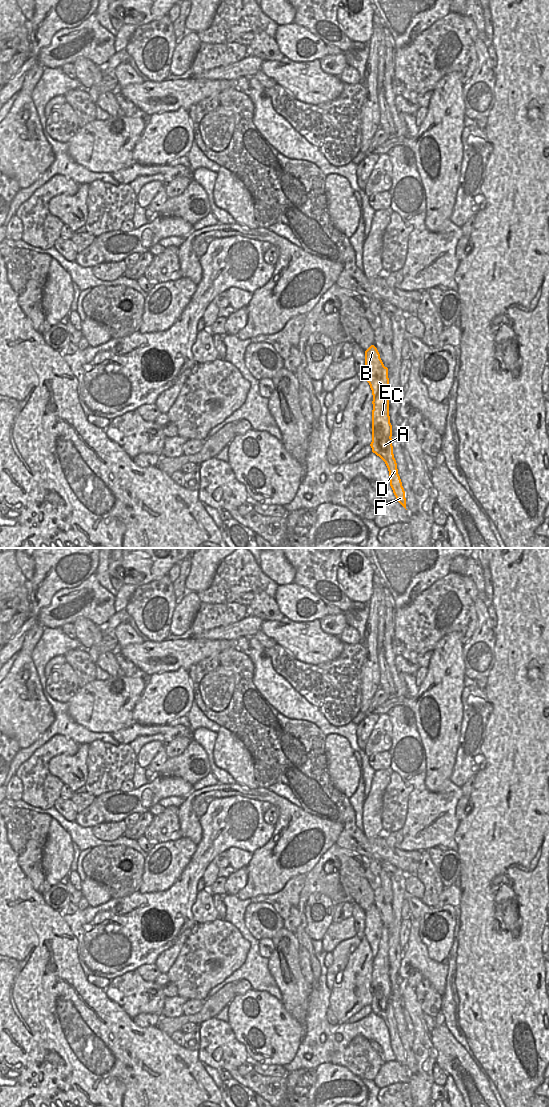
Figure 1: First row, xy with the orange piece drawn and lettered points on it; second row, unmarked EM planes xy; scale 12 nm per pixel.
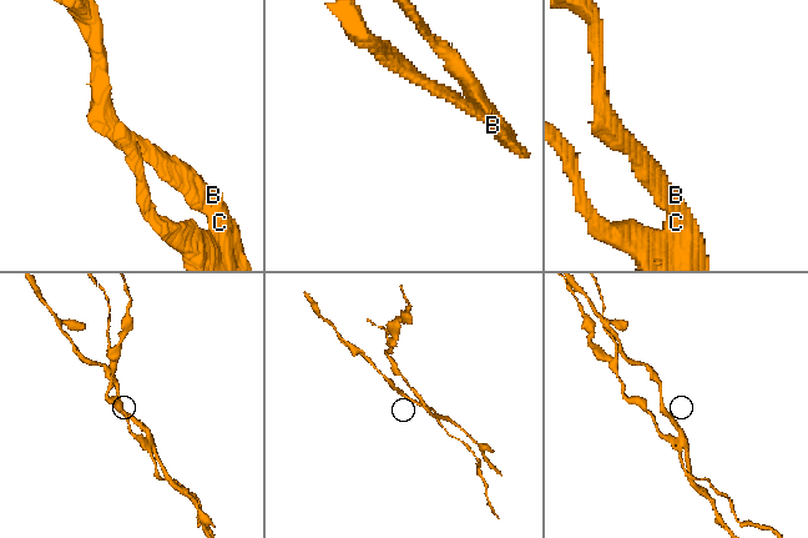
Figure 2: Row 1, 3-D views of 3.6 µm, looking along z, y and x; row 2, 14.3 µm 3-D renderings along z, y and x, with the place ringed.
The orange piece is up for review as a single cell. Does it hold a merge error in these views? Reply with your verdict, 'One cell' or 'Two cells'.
Two cells.

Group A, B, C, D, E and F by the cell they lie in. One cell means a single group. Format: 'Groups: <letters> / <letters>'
Groups: A D F / B C E.

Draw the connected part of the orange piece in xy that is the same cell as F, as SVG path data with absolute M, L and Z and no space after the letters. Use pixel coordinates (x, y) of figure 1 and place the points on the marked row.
M373 429L370 446L372 452L385 462L389 471L390 486L396 500L406 509L405 491L398 474L397 463L393 454L392 438L387 438L381 429Z

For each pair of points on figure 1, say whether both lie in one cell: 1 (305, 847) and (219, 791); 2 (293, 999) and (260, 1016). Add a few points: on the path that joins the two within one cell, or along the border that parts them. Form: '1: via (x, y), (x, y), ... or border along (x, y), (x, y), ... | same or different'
1: via (293, 821), (271, 797), (245, 792) | same
2: border along (280, 1001), (284, 1008), (298, 1022) | different

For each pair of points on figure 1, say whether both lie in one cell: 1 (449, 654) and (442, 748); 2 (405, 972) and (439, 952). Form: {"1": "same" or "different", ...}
{"1": "same", "2": "different"}

